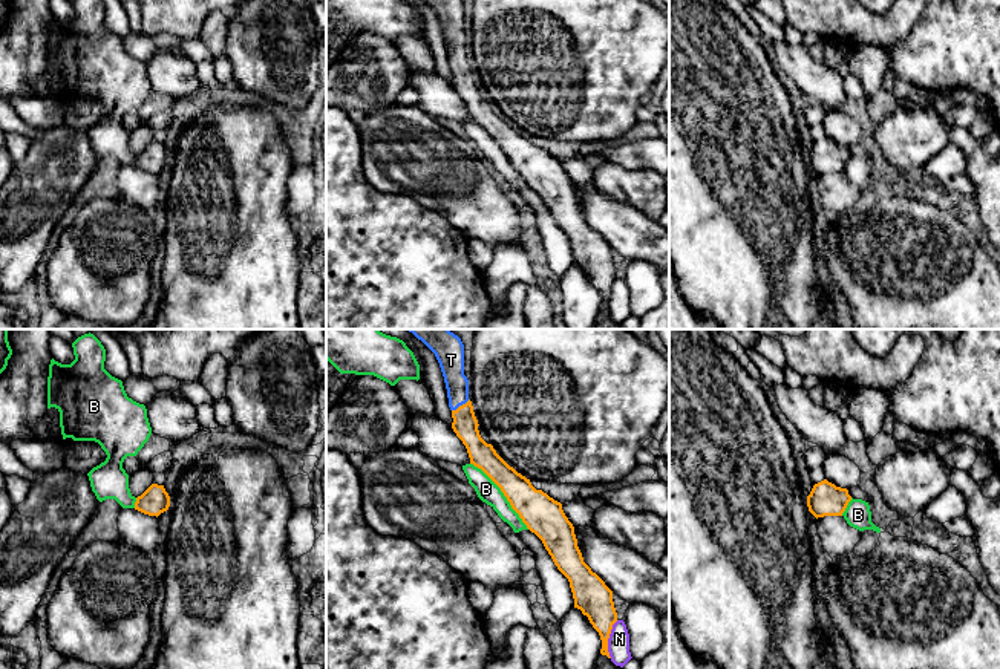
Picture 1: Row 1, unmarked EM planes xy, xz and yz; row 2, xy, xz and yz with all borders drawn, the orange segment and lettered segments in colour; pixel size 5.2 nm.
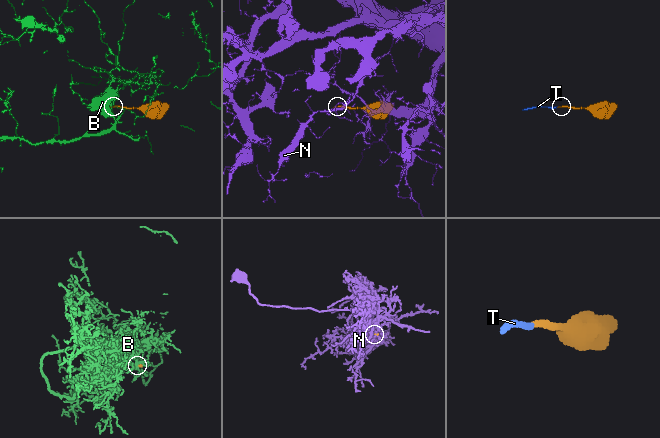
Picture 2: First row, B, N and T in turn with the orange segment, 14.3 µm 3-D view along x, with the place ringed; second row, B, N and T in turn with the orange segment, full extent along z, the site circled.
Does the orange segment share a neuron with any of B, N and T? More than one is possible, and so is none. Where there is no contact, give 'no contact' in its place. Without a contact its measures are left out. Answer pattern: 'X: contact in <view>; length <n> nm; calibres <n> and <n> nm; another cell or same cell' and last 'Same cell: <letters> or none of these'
B: contact in xz; length 460 nm; calibres 200 and 110 nm; another cell
N: contact in xz; length 200 nm; calibres 190 and 110 nm; another cell
T: contact in xz; length 110 nm; calibres 130 and 130 nm; same cell
Same cell: T

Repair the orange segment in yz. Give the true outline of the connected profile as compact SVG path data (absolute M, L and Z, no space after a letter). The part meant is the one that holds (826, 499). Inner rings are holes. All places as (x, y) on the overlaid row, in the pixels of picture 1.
M827 479L813 485L807 496L809 511L818 519L824 516L842 516L851 496L847 488L836 487Z

